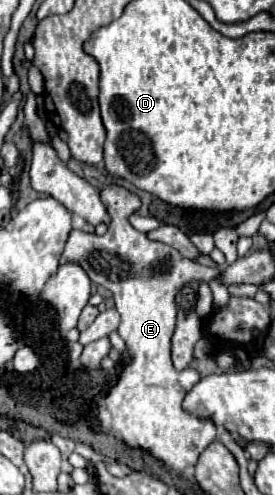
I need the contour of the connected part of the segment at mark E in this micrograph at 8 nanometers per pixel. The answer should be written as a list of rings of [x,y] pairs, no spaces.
[[[111,185],[101,191],[101,199],[111,216],[109,231],[99,237],[73,229],[61,253],[59,265],[67,265],[69,261],[81,265],[93,283],[113,291],[115,307],[121,315],[117,331],[127,343],[129,359],[125,361],[117,383],[105,395],[105,407],[111,413],[115,437],[131,449],[147,451],[167,469],[181,473],[183,469],[193,467],[203,449],[215,441],[215,425],[207,419],[197,419],[189,413],[183,413],[181,409],[185,393],[199,381],[201,375],[192,368],[177,371],[171,363],[175,297],[187,281],[217,279],[221,269],[193,263],[187,257],[181,257],[177,249],[165,243],[149,241],[145,233],[135,231],[129,225],[127,215],[135,213],[141,201],[125,187]]]

